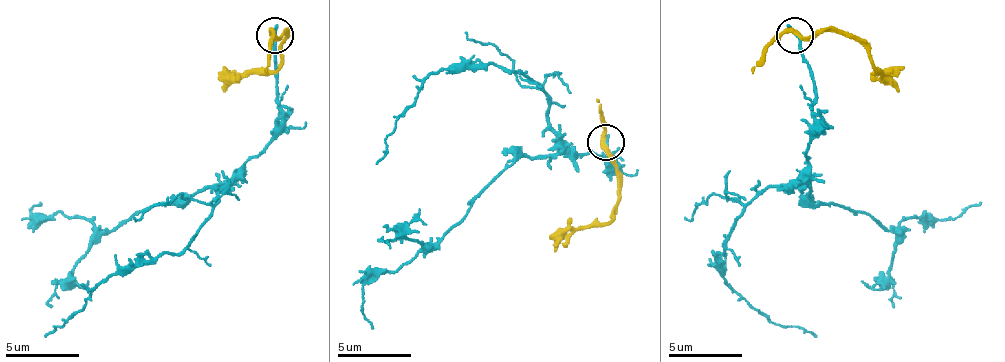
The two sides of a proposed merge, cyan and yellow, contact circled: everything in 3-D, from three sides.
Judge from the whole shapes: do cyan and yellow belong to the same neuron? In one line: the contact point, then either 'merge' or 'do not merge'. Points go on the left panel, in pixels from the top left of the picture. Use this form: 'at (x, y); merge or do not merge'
at (274, 35); do not merge

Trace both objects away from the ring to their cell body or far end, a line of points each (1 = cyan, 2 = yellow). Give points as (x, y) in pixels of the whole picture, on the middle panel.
1: (607, 143), (614, 161), (574, 154), (548, 121), (548, 95), (508, 70), (453, 66), (431, 73), (376, 165)
2: (607, 143), (618, 205), (607, 224), (566, 231), (552, 245)

